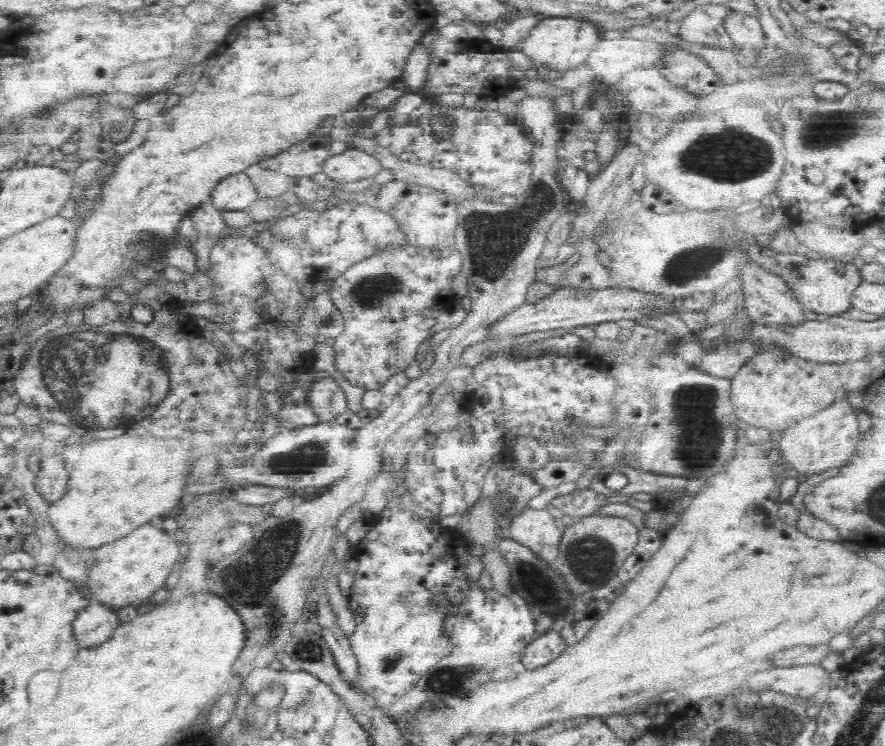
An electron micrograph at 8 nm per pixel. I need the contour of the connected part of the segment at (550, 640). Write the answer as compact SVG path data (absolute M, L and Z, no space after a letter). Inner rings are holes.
M550 630L546 634L538 636L536 640L532 640L532 644L528 644L524 648L521 662L524 662L526 668L536 668L536 666L546 664L548 660L552 660L552 656L558 656L567 644L565 636L562 638L560 632Z

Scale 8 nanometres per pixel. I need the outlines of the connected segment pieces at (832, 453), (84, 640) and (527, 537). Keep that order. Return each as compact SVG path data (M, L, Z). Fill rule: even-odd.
M837 397L824 410L820 410L814 416L800 420L794 427L779 433L780 436L775 436L777 448L780 448L781 452L780 458L786 458L791 472L798 476L798 480L800 480L800 476L808 478L808 474L818 474L818 472L824 472L830 468L844 466L856 454L858 440L860 440L858 422L864 419L858 418L862 415L858 414L860 411L857 406L846 406L852 400L855 402L855 397ZM850 408L854 408L856 414Z
M96 604L87 606L78 616L76 616L74 622L71 624L72 637L74 637L76 645L78 645L78 650L97 647L98 644L107 641L114 632L114 628L116 628L116 618L118 618L118 622L122 620L120 614L108 611L106 607L100 607L100 605Z
M538 505L514 517L505 532L508 538L531 548L538 556L553 561L568 528L568 520Z

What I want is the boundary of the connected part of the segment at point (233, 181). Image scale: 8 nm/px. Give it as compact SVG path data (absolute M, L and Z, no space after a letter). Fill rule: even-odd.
M245 173L231 176L229 179L223 180L219 185L212 192L209 201L221 211L221 214L230 211L248 213L251 206L262 199L262 196L255 188L253 180Z

